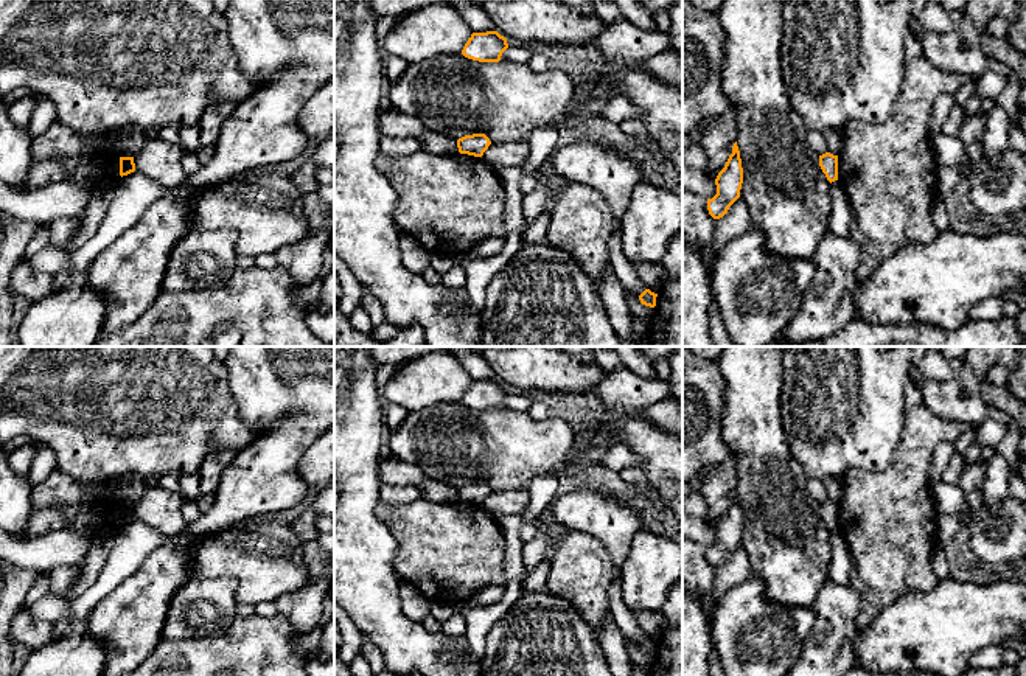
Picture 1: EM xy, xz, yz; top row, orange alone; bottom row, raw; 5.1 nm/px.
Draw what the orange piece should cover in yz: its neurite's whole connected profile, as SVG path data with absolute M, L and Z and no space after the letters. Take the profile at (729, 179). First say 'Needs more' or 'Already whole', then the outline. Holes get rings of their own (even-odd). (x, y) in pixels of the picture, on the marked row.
Already whole. M735 141L732 146L732 154L715 179L717 194L712 199L707 199L707 210L714 219L723 218L729 207L740 197L742 183L743 168Z

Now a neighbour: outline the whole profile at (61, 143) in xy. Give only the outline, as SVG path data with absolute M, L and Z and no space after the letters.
M56 118L42 135L33 138L31 165L44 160L59 160L64 163L62 180L68 180L79 166L104 157L106 165L101 168L99 185L112 186L121 179L121 155L101 149L96 145L99 137L101 134L79 135Z

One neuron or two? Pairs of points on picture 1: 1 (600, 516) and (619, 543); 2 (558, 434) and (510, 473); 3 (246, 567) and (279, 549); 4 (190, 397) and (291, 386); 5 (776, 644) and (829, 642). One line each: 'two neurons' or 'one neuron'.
1: one neuron
2: one neuron
3: one neuron
4: two neurons
5: two neurons

